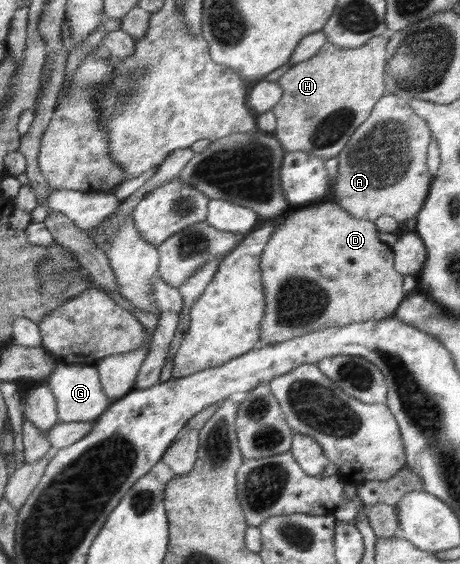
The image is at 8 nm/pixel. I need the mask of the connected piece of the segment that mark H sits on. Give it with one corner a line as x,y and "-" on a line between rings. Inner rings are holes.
389,34
378,35
364,45
355,48
341,48
338,44
326,42
314,57
293,65
275,82
282,88
280,101
271,107
276,125
272,134
286,152
309,151
324,159
336,157
348,145
349,139
362,123
366,122
376,102
384,95
384,71
388,65

